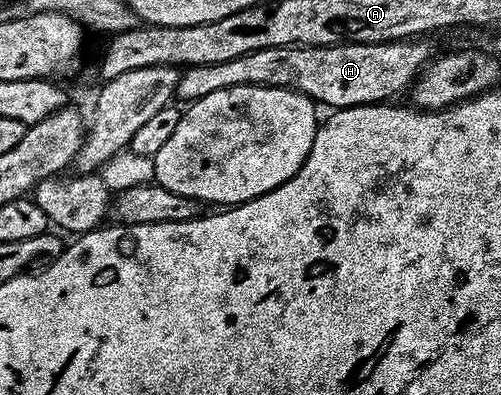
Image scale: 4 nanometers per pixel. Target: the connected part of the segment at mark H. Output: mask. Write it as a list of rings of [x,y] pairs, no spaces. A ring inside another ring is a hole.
[[[424,39],[382,43],[343,41],[341,45],[279,45],[255,49],[226,63],[187,66],[178,79],[176,93],[188,98],[193,94],[205,97],[210,91],[222,91],[226,87],[265,85],[298,91],[321,106],[329,105],[327,108],[332,111],[379,105],[399,98],[396,96],[419,77],[430,60],[426,42]]]

